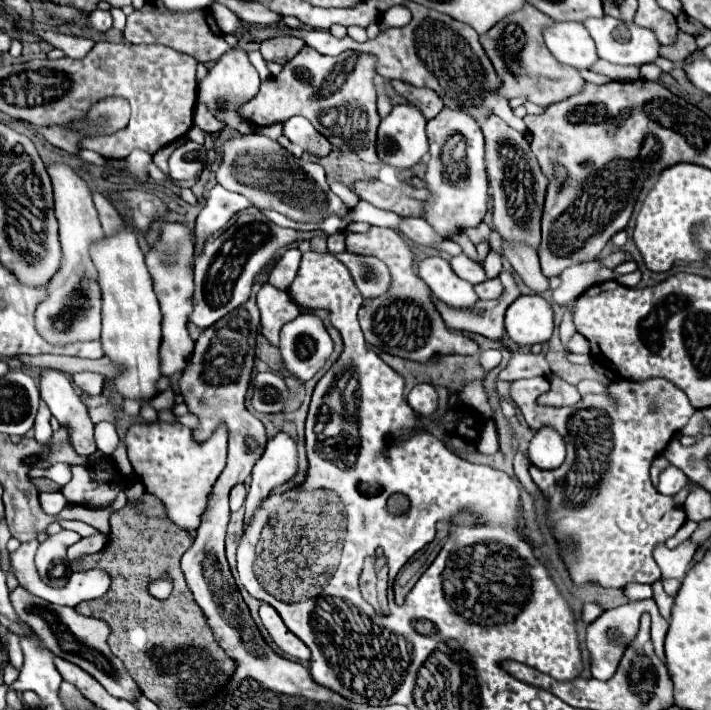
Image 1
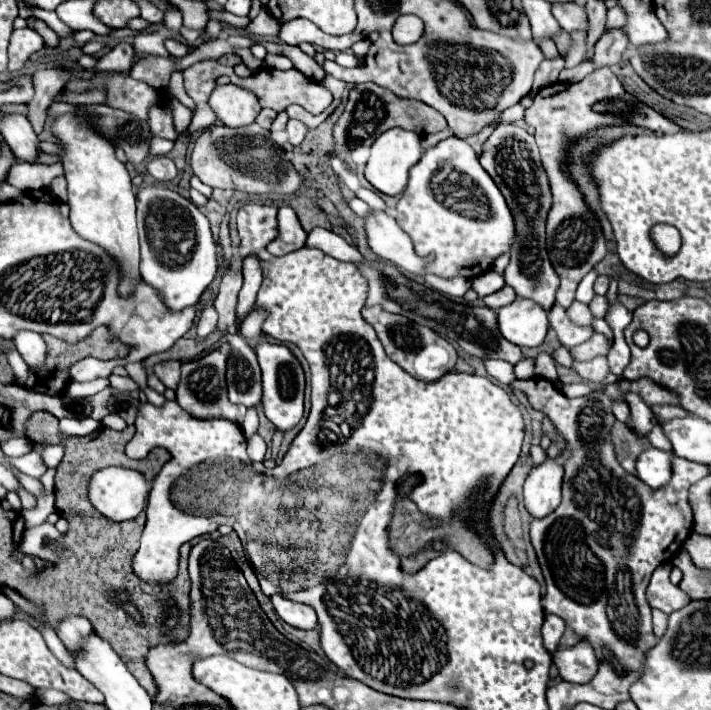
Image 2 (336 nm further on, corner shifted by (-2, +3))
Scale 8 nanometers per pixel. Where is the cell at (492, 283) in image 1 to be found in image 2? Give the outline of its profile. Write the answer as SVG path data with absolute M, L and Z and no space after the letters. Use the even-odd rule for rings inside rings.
M504 286L504 288L500 288L498 292L486 296L486 298L484 298L484 304L486 304L488 308L492 308L492 310L498 310L498 308L502 308L502 306L514 302L514 300L516 300L516 292L514 292L510 286Z

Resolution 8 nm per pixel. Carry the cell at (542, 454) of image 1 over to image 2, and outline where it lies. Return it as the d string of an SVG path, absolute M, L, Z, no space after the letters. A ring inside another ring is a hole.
M556 460L536 466L524 484L524 506L532 518L544 518L560 504L564 468Z

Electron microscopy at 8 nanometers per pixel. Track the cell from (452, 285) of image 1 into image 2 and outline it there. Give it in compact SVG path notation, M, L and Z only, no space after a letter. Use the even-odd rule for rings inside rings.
M370 210L364 218L366 238L370 250L400 268L408 274L426 274L426 264L430 260L422 260L414 254L414 246L410 236L396 224L396 218L388 212Z

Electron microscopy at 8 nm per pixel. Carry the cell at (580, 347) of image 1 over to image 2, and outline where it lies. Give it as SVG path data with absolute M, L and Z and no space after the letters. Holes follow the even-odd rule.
M596 332L596 334L592 336L592 340L588 340L588 342L580 344L580 346L572 348L570 352L572 352L572 356L574 356L576 360L590 360L590 358L594 358L594 356L598 356L598 354L606 354L608 350L610 350L610 348L608 348L604 336ZM594 338L598 338L598 340L594 340Z

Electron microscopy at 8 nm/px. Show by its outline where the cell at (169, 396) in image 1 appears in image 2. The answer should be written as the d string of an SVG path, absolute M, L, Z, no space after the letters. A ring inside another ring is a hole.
M168 360L160 362L154 366L154 374L164 382L166 388L176 388L180 382L180 362L178 360Z

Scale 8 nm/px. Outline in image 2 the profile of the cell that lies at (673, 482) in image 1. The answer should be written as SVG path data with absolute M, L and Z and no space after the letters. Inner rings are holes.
M656 448L644 450L636 460L636 476L642 482L646 482L650 488L664 486L672 476L670 468L672 456L674 456L672 452L662 452Z

